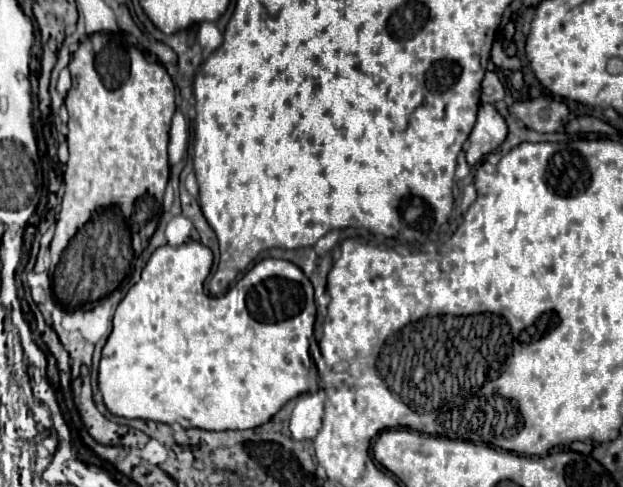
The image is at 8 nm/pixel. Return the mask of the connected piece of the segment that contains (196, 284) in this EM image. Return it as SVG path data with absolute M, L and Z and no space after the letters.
M190 241L180 247L158 247L150 261L146 263L142 271L142 279L130 287L126 297L120 301L116 315L114 315L114 329L102 349L102 359L100 359L100 375L98 375L98 385L100 393L104 397L104 403L110 413L126 417L126 419L148 419L148 421L158 421L158 423L180 423L184 429L188 427L198 427L198 429L212 429L212 431L226 431L226 429L252 429L262 423L266 423L286 401L302 395L302 393L314 393L318 389L317 381L308 381L310 371L315 366L308 352L310 339L313 337L314 324L316 319L316 303L314 303L314 289L310 279L302 273L302 269L290 261L284 259L262 259L258 261L248 273L241 277L230 291L222 297L206 295L204 293L204 279L208 277L212 267L212 251L202 245L200 241Z

